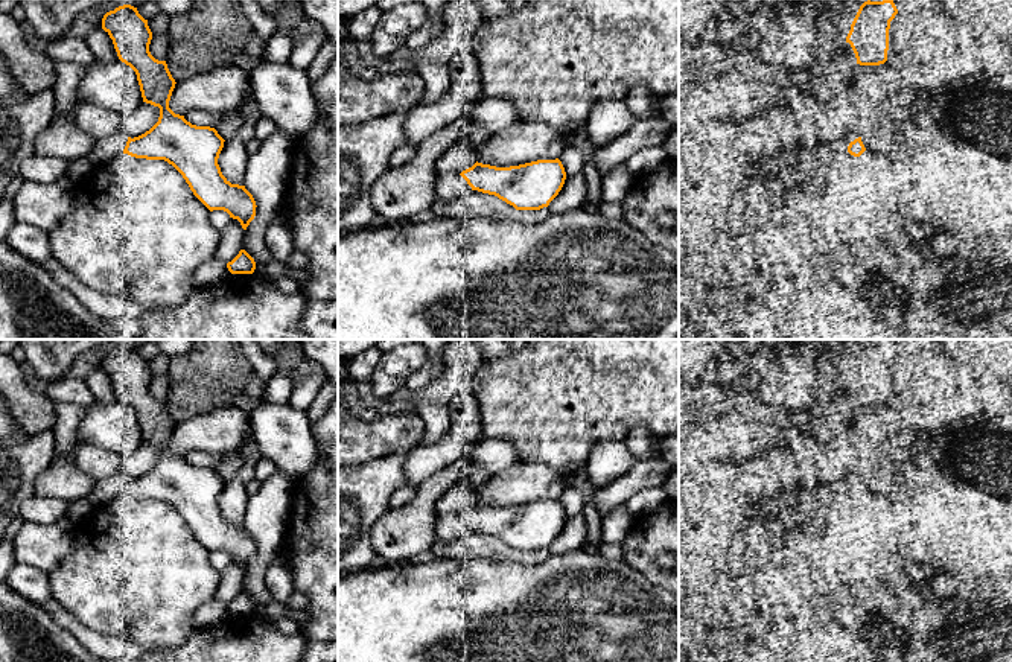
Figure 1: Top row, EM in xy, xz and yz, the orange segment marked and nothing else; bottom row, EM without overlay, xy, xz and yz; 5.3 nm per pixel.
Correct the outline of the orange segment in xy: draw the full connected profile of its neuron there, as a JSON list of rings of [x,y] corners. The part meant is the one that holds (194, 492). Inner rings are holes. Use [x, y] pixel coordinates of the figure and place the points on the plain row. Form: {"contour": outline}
{"contour": [[[123,345],[103,356],[102,370],[113,380],[119,400],[135,412],[143,443],[160,449],[158,463],[145,475],[134,479],[128,478],[123,495],[135,499],[167,502],[183,516],[193,536],[210,552],[224,551],[247,571],[256,557],[256,542],[245,527],[231,525],[222,516],[218,499],[225,481],[218,472],[210,467],[192,466],[184,457],[175,455],[169,449],[169,441],[177,423],[166,402],[155,400],[149,393],[152,373],[148,367],[148,361],[138,355],[137,349]]]}

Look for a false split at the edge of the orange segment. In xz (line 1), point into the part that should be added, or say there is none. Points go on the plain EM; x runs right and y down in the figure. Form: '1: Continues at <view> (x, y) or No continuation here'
1: No continuation here

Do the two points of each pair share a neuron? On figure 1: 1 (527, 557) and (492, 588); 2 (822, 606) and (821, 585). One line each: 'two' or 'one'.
1: two
2: two

